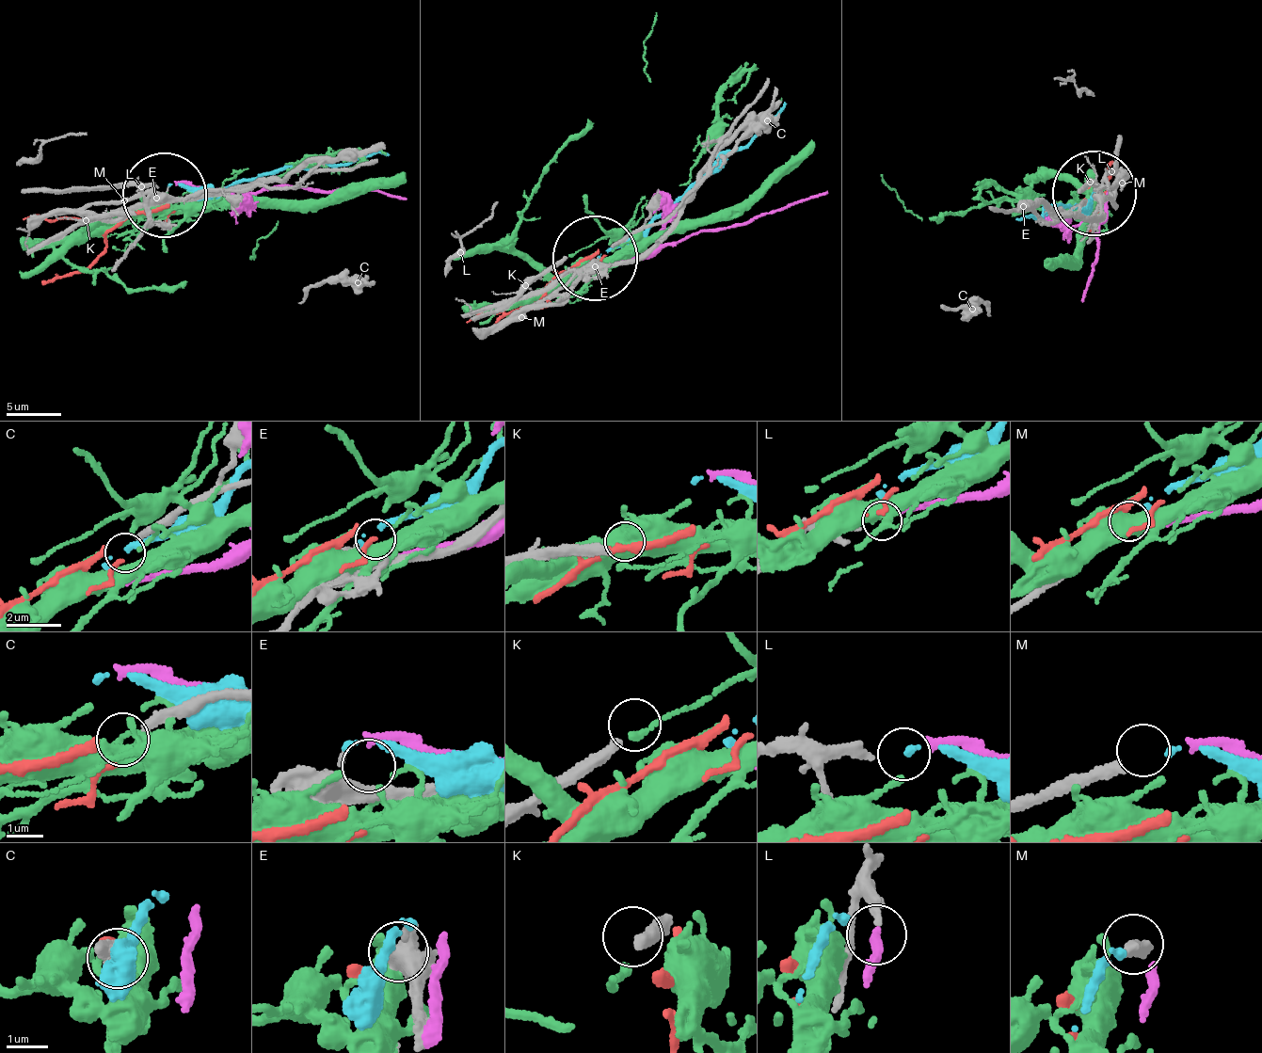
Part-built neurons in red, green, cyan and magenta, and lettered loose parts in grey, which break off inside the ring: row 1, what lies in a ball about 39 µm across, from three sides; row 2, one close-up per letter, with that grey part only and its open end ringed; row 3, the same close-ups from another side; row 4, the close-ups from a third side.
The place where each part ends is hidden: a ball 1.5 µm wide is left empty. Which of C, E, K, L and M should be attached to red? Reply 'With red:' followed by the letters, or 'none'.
With red: C

